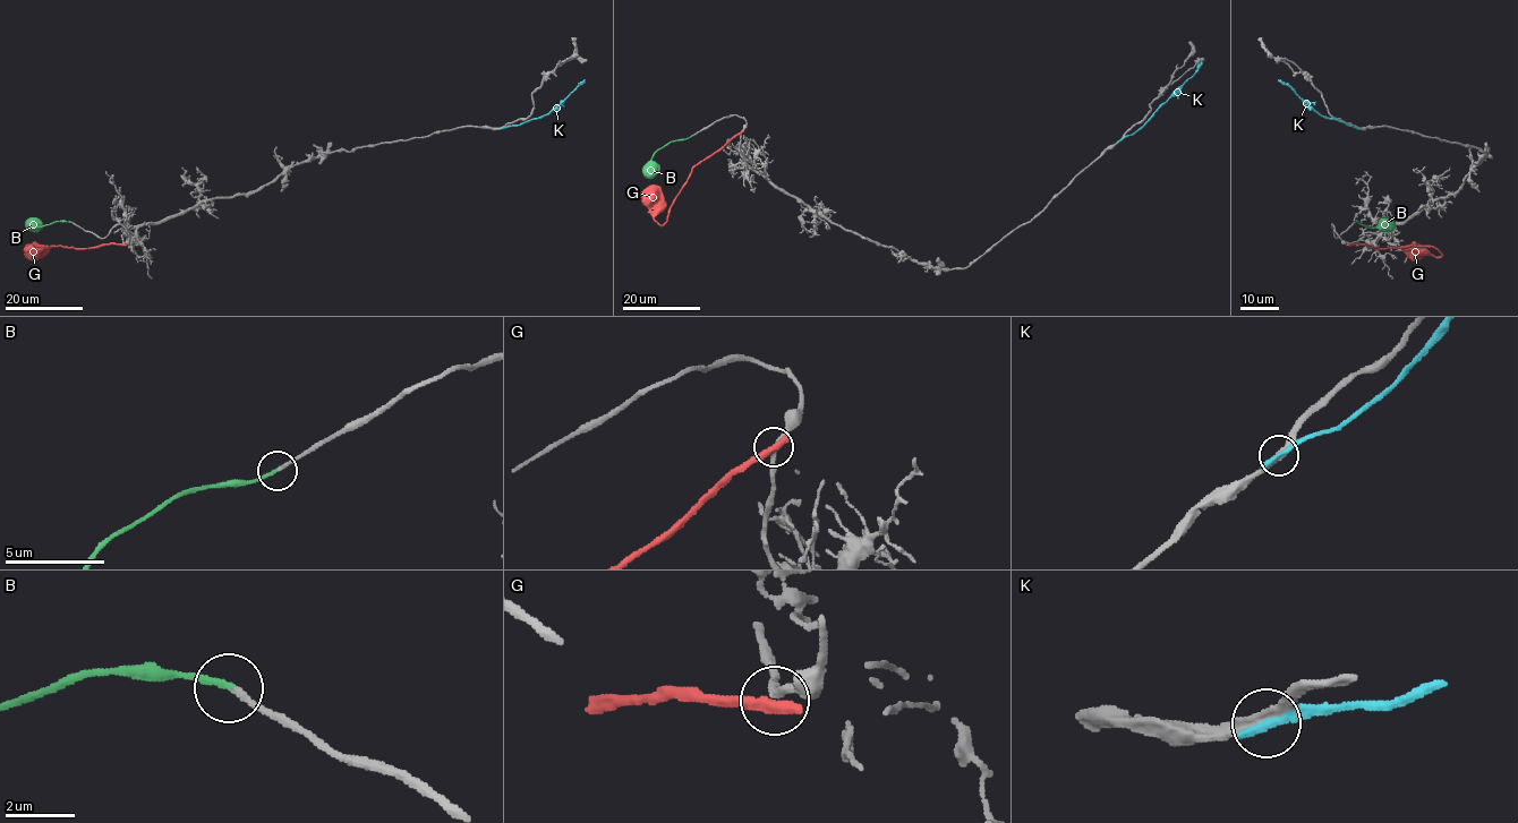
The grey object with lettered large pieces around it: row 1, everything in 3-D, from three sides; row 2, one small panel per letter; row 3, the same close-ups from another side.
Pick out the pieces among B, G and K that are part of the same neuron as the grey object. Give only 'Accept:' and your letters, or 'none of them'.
Accept: B

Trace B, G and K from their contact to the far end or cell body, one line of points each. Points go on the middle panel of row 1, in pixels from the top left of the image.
B: (690, 137), (672, 140), (654, 154), (646, 170), (650, 178)
G: (741, 131), (692, 169), (663, 224), (654, 219), (650, 185)
K: (1120, 139), (1133, 135), (1197, 71), (1202, 61)

